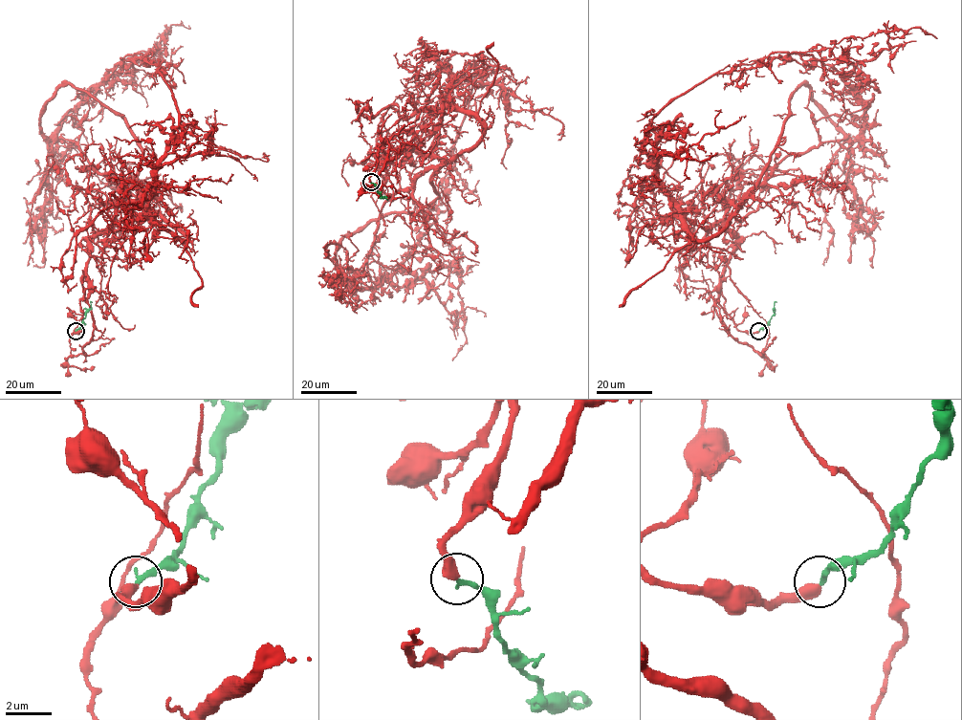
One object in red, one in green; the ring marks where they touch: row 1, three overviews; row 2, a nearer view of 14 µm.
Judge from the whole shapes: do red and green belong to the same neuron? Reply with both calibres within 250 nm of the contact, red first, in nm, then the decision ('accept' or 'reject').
460 nm thick on the red side, 240 nm on the other; accept

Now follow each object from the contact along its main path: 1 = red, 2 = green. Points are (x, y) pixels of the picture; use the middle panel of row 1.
1: (371, 183), (369, 177), (377, 163), (376, 147), (379, 144), (384, 152), (384, 162)
2: (371, 183), (382, 197), (387, 200)

